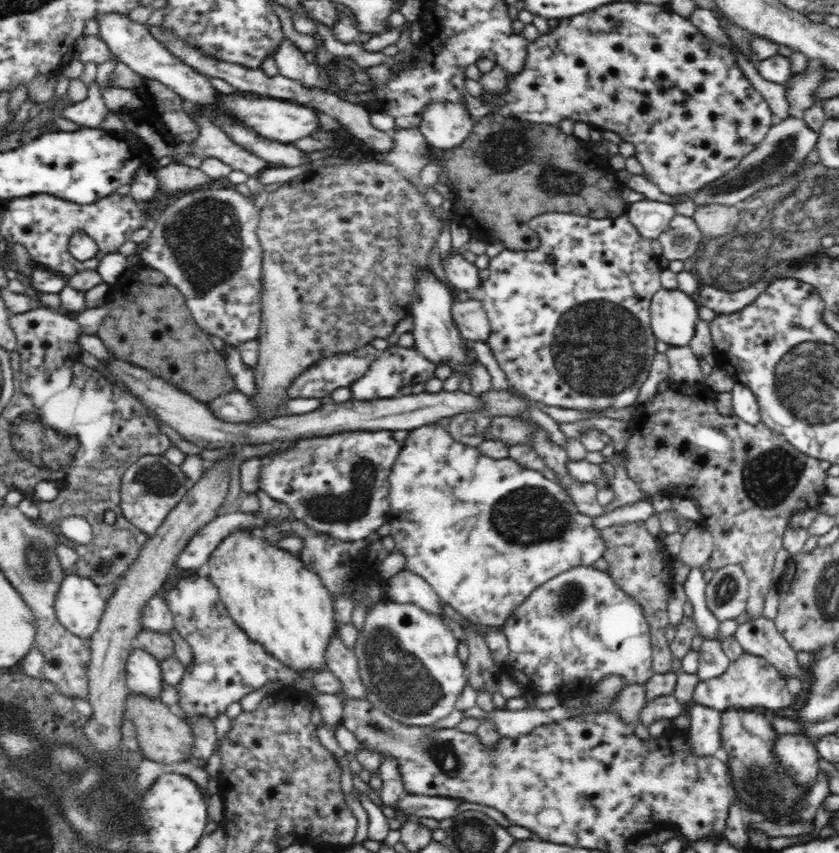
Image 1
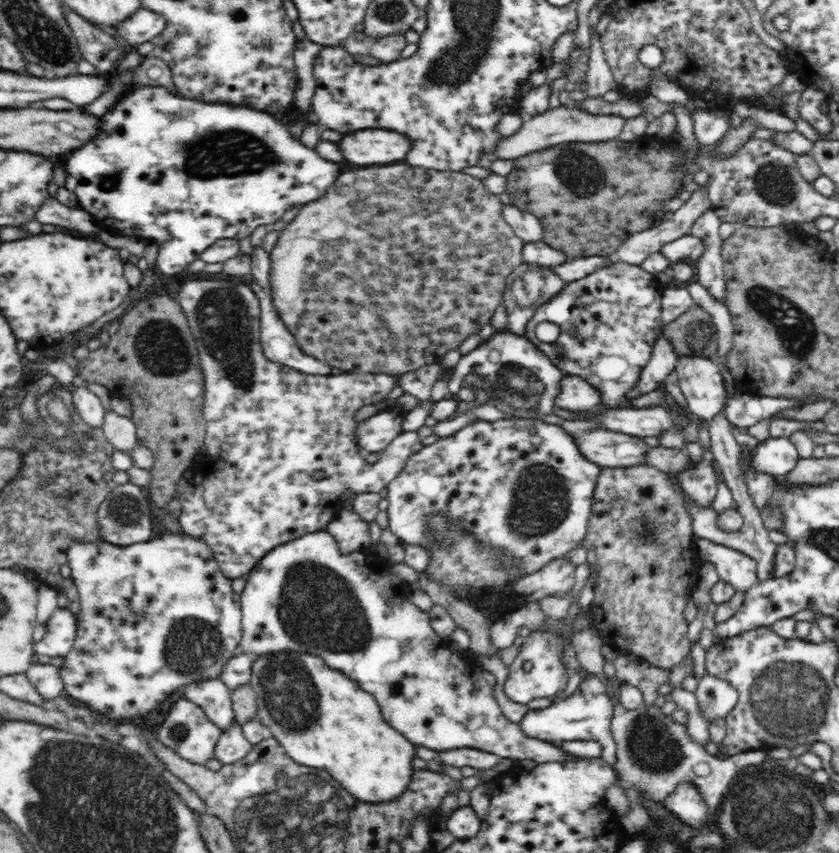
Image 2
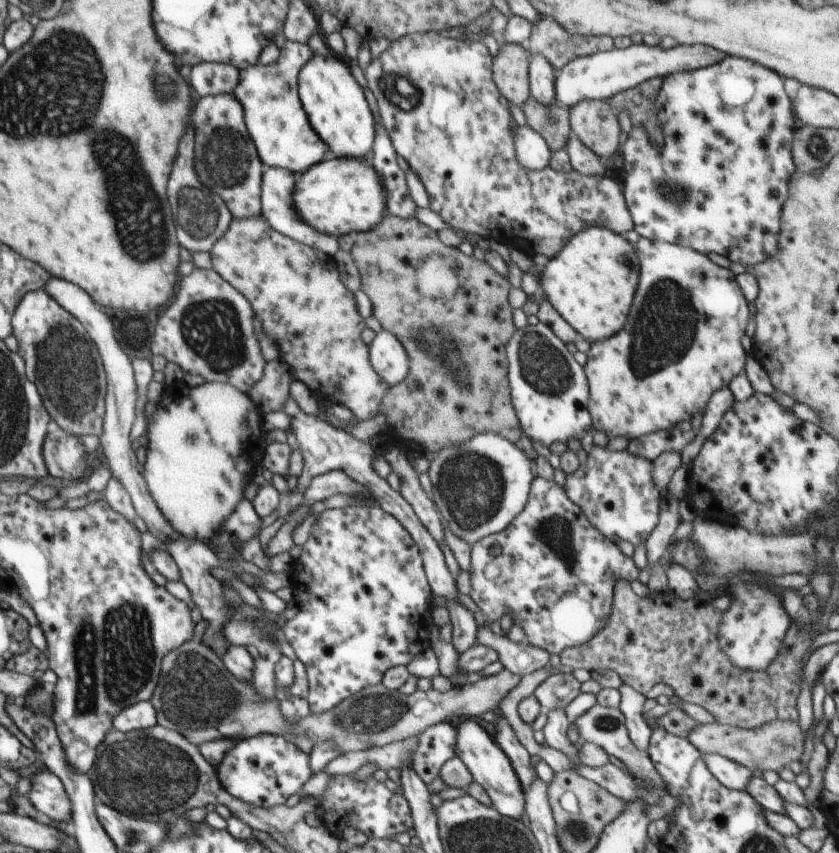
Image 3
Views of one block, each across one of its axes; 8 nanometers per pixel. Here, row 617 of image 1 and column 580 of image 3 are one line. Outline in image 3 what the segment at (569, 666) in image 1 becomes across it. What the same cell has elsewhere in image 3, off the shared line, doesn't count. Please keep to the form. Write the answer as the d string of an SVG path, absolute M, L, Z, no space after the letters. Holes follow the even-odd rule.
M537 476L532 482L525 510L505 530L478 540L471 549L472 566L469 574L472 591L469 596L477 608L490 623L500 621L509 612L514 625L523 629L530 645L533 645L532 622L538 622L538 628L544 628L540 634L540 647L557 655L566 648L589 642L603 630L611 614L613 589L619 581L630 583L638 580L640 572L632 558L624 556L618 545L608 541L589 524L581 509L566 497L562 487L554 481Z

